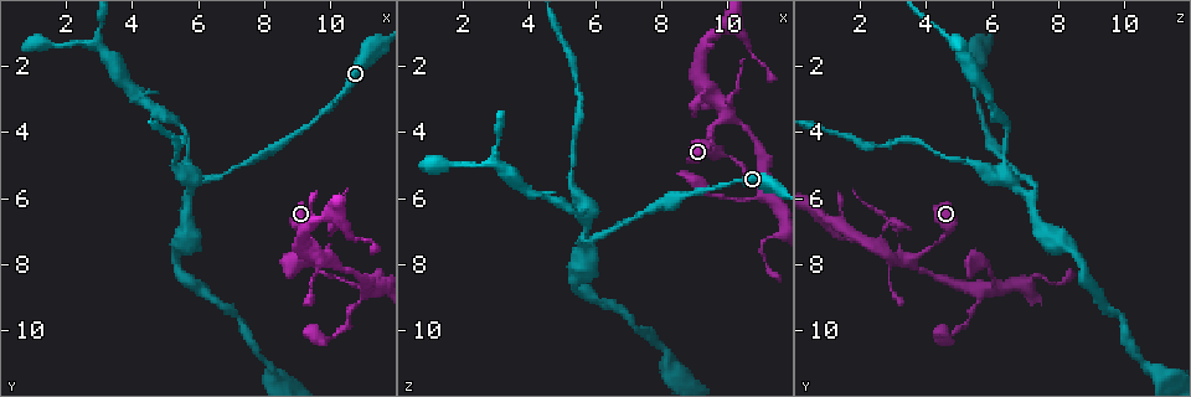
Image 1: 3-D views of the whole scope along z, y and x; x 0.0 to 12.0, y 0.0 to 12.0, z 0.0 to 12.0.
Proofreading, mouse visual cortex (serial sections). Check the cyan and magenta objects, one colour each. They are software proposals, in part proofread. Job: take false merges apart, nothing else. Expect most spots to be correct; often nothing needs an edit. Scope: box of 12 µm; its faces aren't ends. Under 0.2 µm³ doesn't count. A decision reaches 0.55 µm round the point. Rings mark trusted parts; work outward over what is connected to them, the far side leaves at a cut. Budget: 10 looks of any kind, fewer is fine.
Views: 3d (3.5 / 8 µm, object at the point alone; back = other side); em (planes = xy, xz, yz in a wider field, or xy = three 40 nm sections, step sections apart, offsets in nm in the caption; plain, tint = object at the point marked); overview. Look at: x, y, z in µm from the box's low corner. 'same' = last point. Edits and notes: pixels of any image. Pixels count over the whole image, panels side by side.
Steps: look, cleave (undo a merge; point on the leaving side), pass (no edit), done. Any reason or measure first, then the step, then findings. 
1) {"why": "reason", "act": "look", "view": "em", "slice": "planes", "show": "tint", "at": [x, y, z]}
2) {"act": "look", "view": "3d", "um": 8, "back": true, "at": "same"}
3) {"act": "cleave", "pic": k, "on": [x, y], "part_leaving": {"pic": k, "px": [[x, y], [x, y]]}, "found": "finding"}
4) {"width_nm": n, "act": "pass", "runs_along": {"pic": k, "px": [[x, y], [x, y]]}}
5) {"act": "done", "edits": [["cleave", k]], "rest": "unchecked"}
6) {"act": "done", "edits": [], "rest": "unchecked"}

{"why": "sharp bend", "act": "look", "view": "3d", "um": 3.5, "at": [5.6, 6.0, 7.3]}

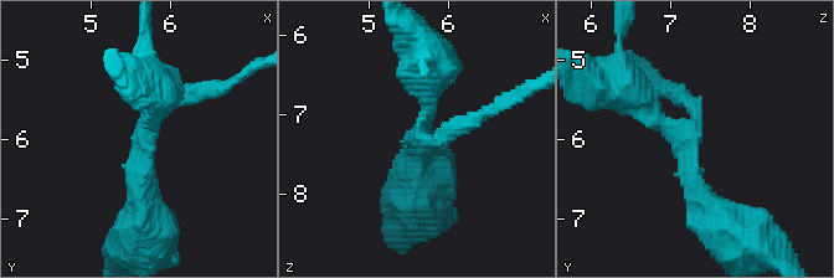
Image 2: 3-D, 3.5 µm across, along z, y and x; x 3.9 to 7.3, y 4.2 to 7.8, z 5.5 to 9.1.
{"arms": 3, "arm_widths_nm": [200, 300, 350], "act": "look", "view": "em", "slice": "xy", "step": 2, "show": "tint", "at": [5.60, 5.90, 7.30]}

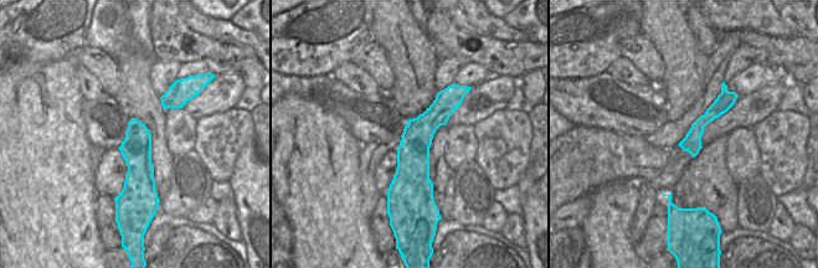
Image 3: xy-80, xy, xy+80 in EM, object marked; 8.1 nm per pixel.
{"act": "pass", "found": "one cell here"}

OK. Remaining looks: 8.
{"why": "a narrow waist", "act": "look", "view": "3d", "um": 3.5, "at": [5.3, 8.0, 8.8]}

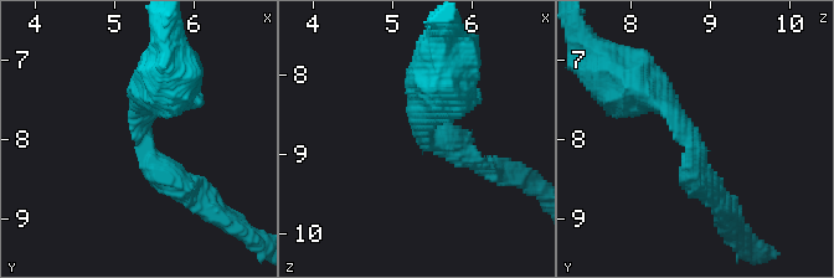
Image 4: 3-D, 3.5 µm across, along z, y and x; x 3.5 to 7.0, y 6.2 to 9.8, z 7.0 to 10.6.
{"arm_widths_nm": [400, 600], "why": "shape alone is not enough", "act": "look", "view": "em", "slice": "planes", "show": "tint", "at": [5.30, 7.90, 8.70]}

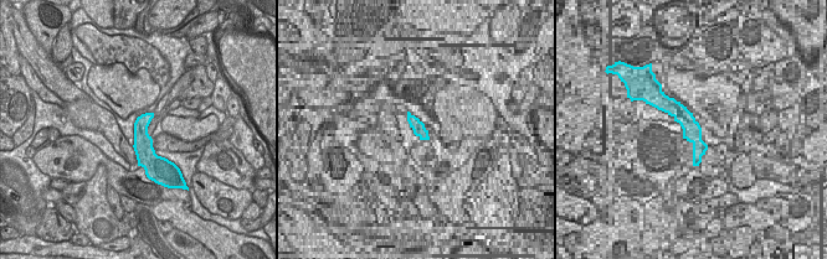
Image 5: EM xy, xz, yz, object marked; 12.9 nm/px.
{"act": "pass", "runs_along": {"pic": 5, "px": [[148, 115], [143, 149], [150, 166]]}, "found": "one cell here"}

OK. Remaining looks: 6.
{"why": "three-way junction", "act": "look", "view": "3d", "um": 3.5, "back": true, "at": [10.0, 7.8, 3.6]}

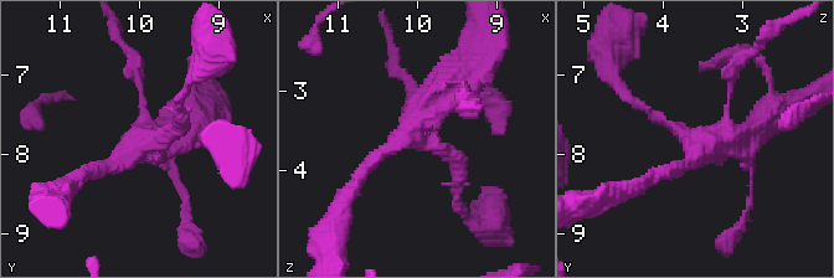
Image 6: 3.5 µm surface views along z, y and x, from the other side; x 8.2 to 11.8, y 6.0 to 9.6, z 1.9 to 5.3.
{"act": "look", "view": "em", "slice": "xy", "step": 2, "show": "tint", "at": [9.95, 7.80, 3.55]}

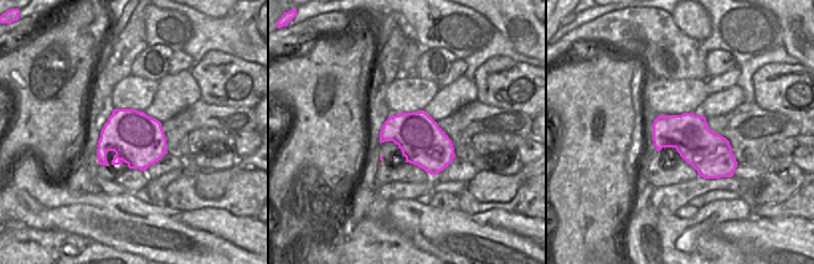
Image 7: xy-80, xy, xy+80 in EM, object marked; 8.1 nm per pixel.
{"act": "pass", "runs_along": {"pic": 6, "px": [[180, 108], [180, 127], [85, 176]]}, "found": "one cell here"}

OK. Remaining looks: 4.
{"act": "look", "view": "3d", "um": 8, "back": true, "at": [4.3, 3.0, 5.9]}

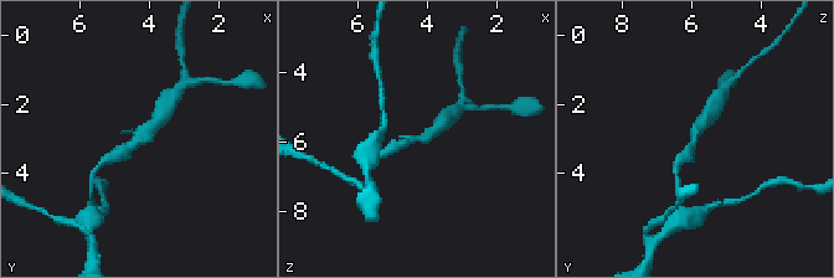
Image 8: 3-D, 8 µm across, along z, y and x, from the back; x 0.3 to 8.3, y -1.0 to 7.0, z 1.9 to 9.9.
{"act": "look", "view": "em", "slice": "xy", "step": 2, "show": "tint", "at": [4.3, 3.0, 5.9]}

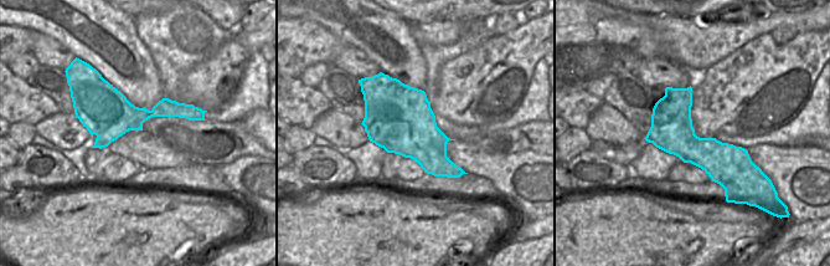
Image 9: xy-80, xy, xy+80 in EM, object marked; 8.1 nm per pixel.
{"width_nm": 550, "act": "pass", "runs_along": {"pic": 9, "px": [[668, 91], [702, 152], [748, 169]]}, "found": "all the same cell"}

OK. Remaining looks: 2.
{"act": "done", "edits": [], "rest": "unchecked"}

